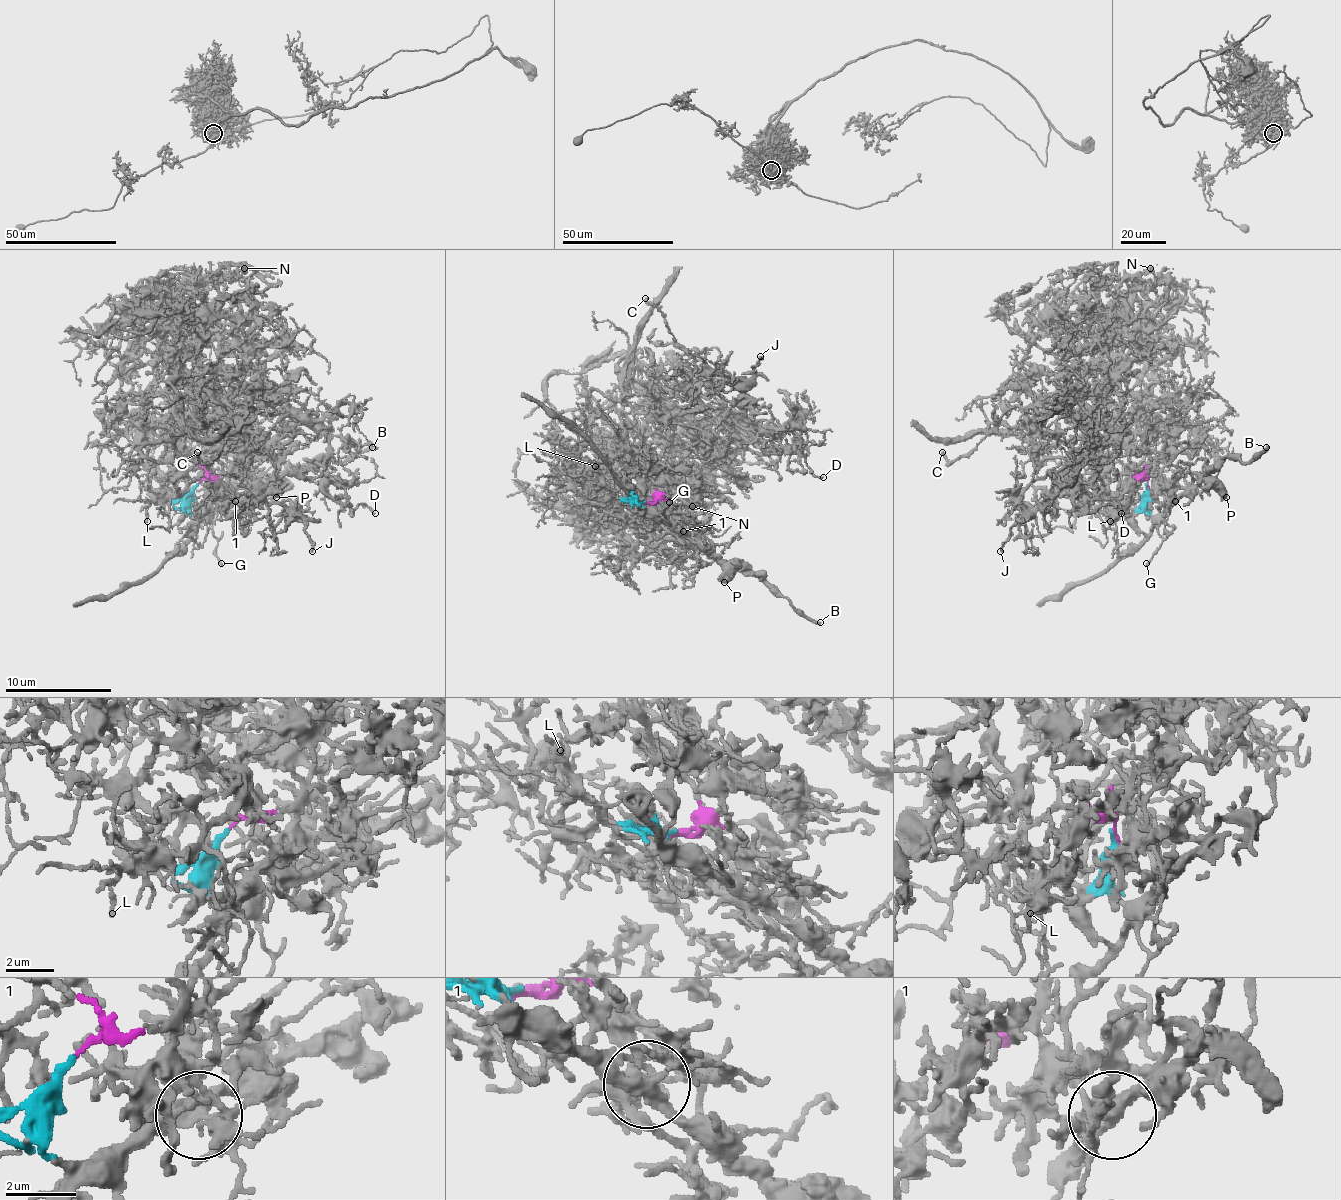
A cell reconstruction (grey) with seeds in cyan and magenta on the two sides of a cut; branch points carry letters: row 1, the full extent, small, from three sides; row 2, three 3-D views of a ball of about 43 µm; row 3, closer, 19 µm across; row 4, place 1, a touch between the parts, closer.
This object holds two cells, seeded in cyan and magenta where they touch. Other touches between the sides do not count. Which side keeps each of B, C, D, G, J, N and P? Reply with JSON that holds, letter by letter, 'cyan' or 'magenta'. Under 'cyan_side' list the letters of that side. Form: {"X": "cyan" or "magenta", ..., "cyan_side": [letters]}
{"B": "cyan", "C": "magenta", "D": "magenta", "G": "cyan", "J": "magenta", "N": "magenta", "P": "cyan", "cyan_side": ["B", "G", "P"]}

